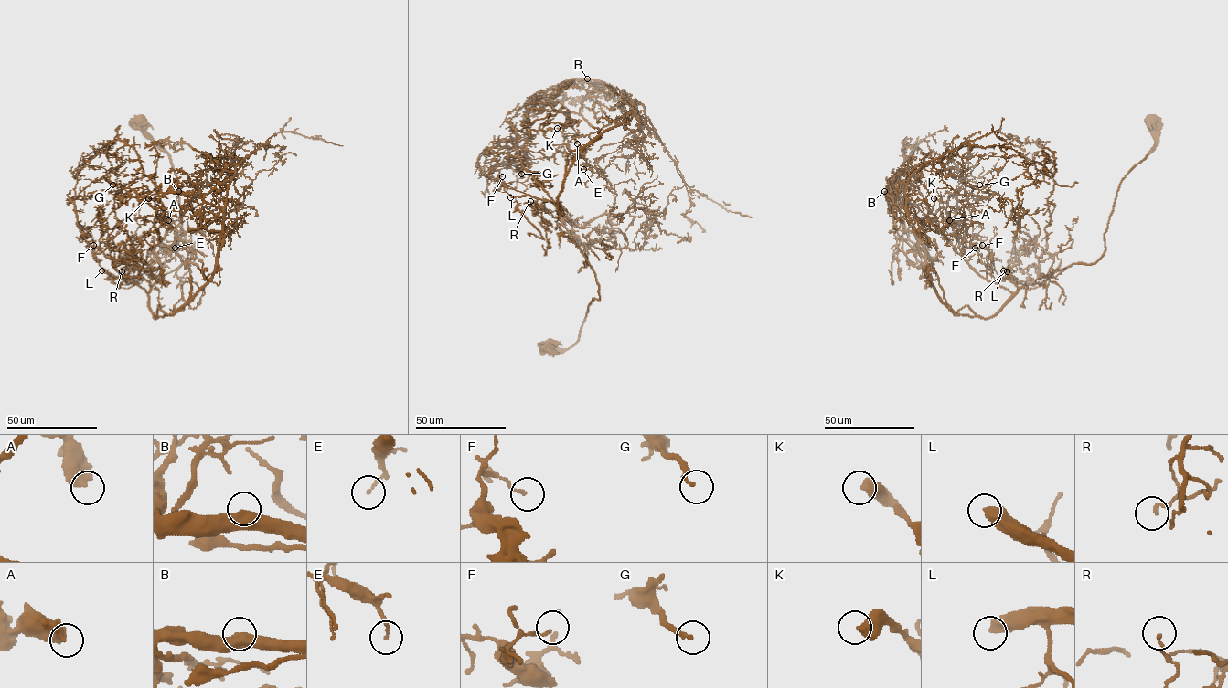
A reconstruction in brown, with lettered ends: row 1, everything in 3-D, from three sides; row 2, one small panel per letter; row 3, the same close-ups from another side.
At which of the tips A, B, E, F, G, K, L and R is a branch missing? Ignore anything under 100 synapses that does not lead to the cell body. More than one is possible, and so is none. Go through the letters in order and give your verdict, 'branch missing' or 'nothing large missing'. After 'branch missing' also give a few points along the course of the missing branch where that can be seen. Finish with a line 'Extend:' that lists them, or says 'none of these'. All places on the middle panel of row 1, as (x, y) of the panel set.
A: nothing large missing
B: nothing large missing
E: nothing large missing
F: nothing large missing
G: nothing large missing
K: nothing large missing
L: branch missing; missing branch runs (510, 197), (500, 197), (487, 206), (486, 221), (495, 236), (519, 253), (536, 257), (559, 251), (573, 263)
R: nothing large missing
Extend: L

